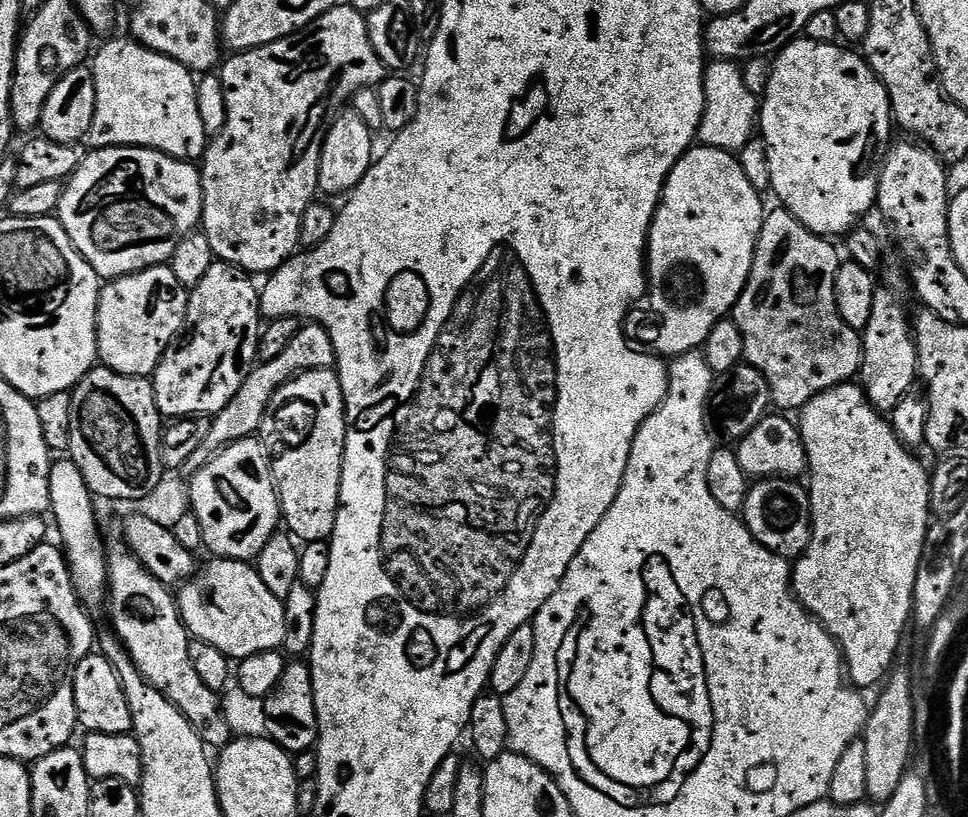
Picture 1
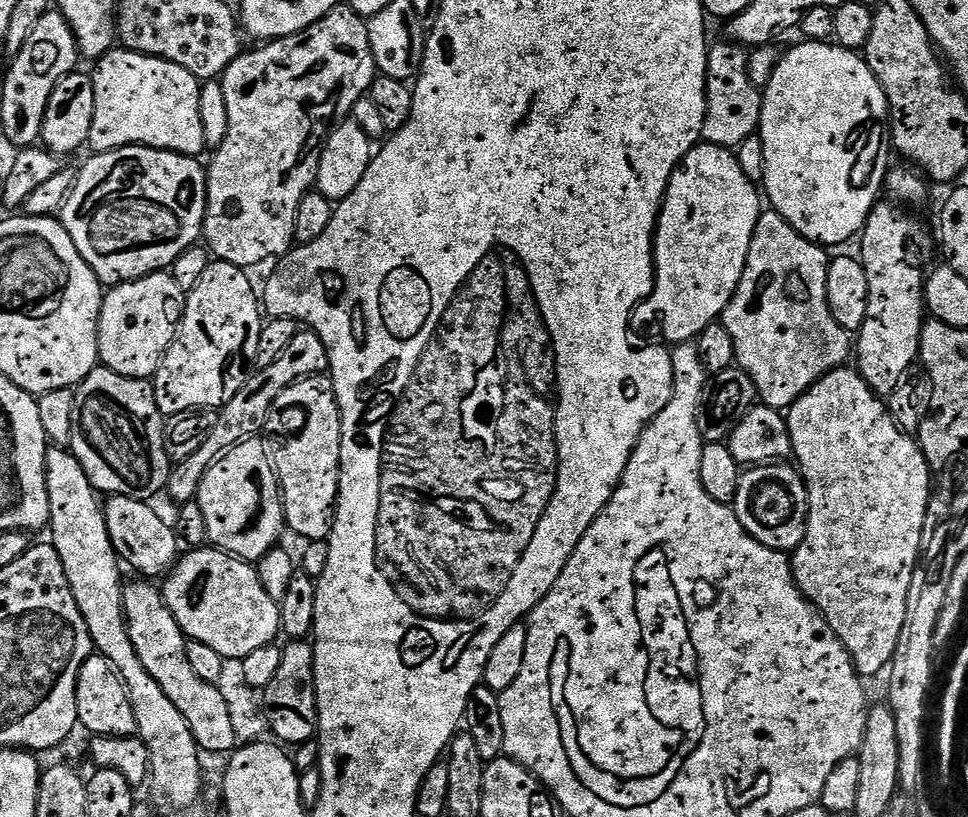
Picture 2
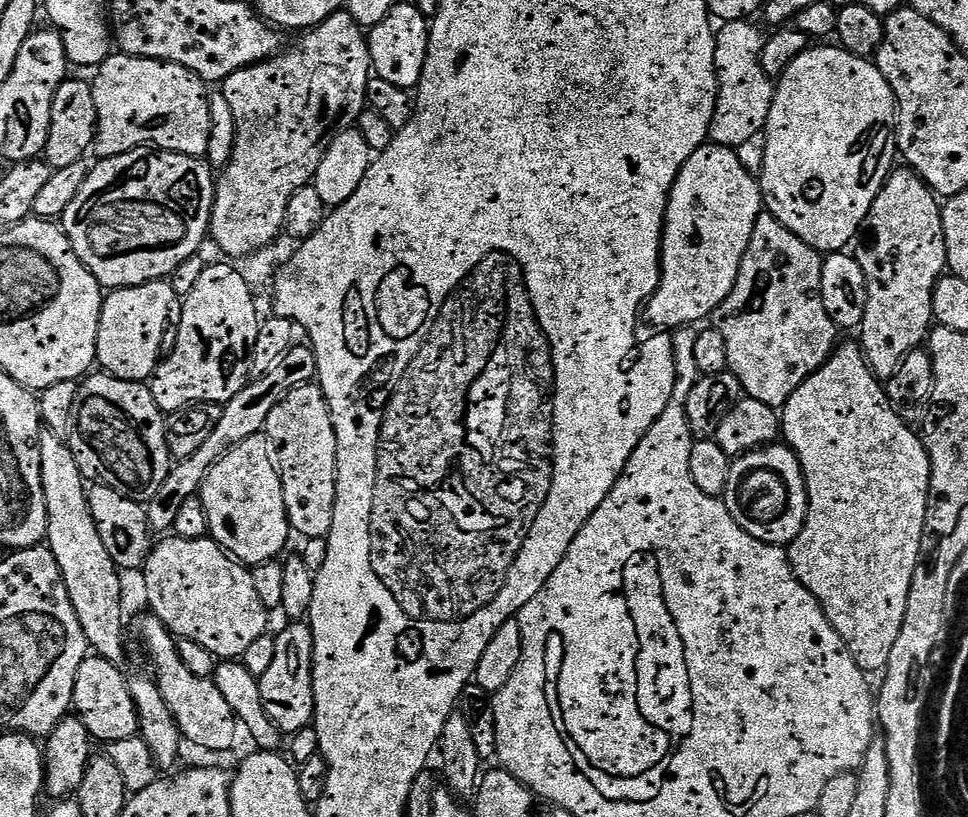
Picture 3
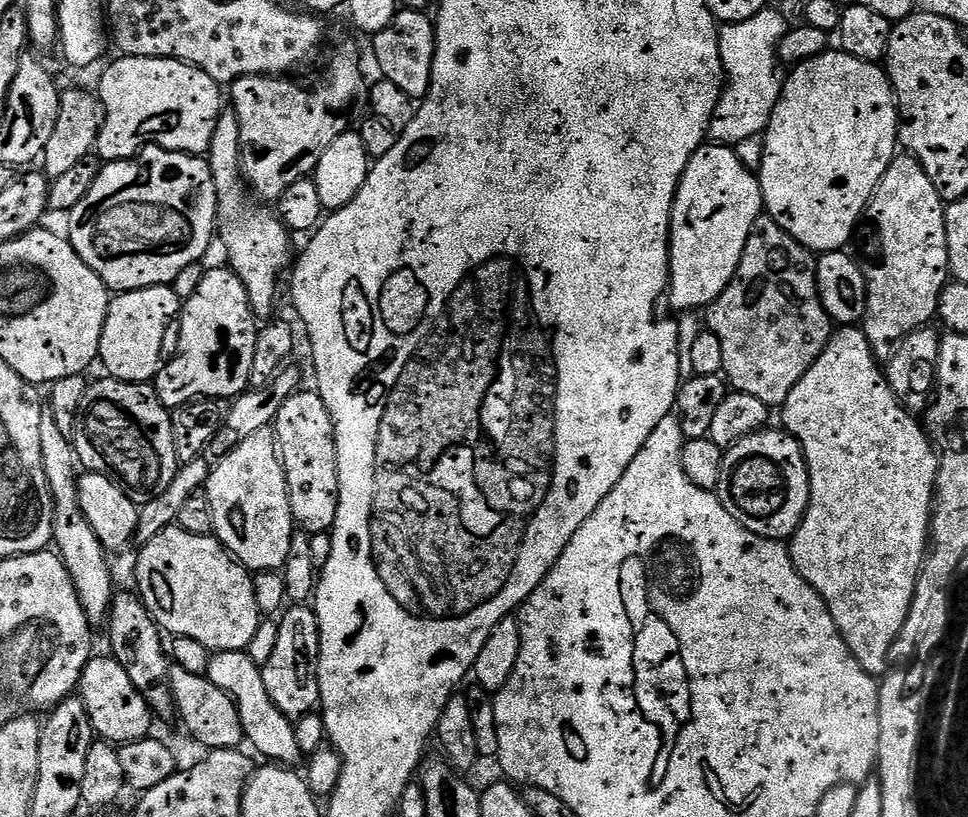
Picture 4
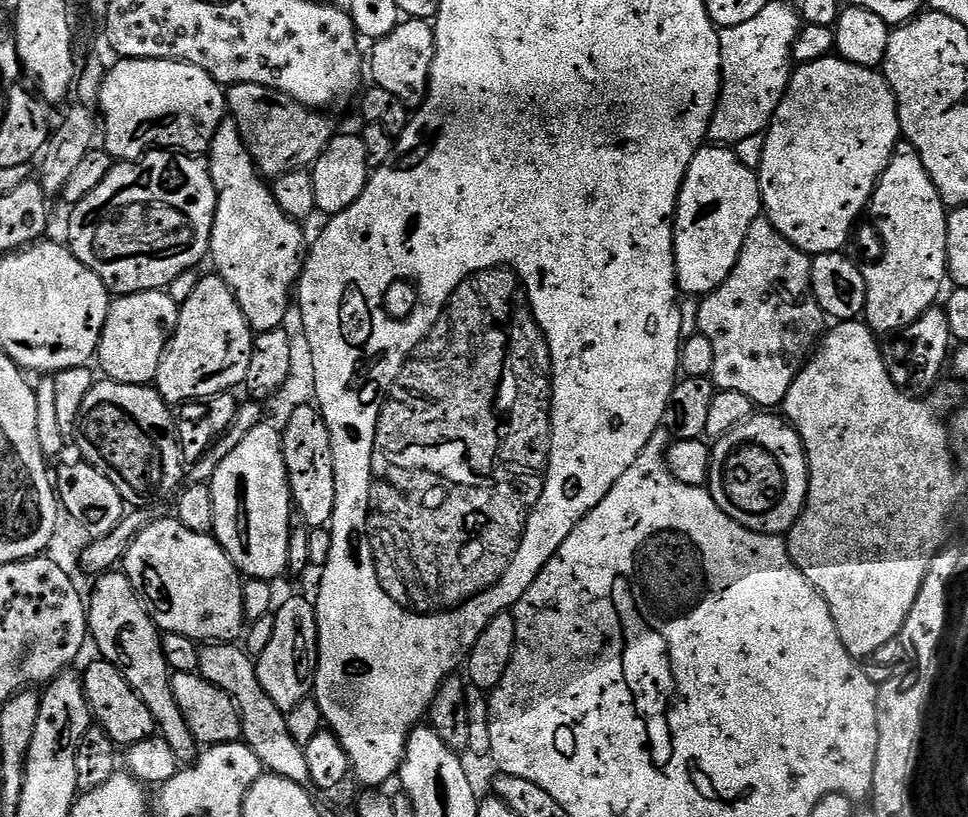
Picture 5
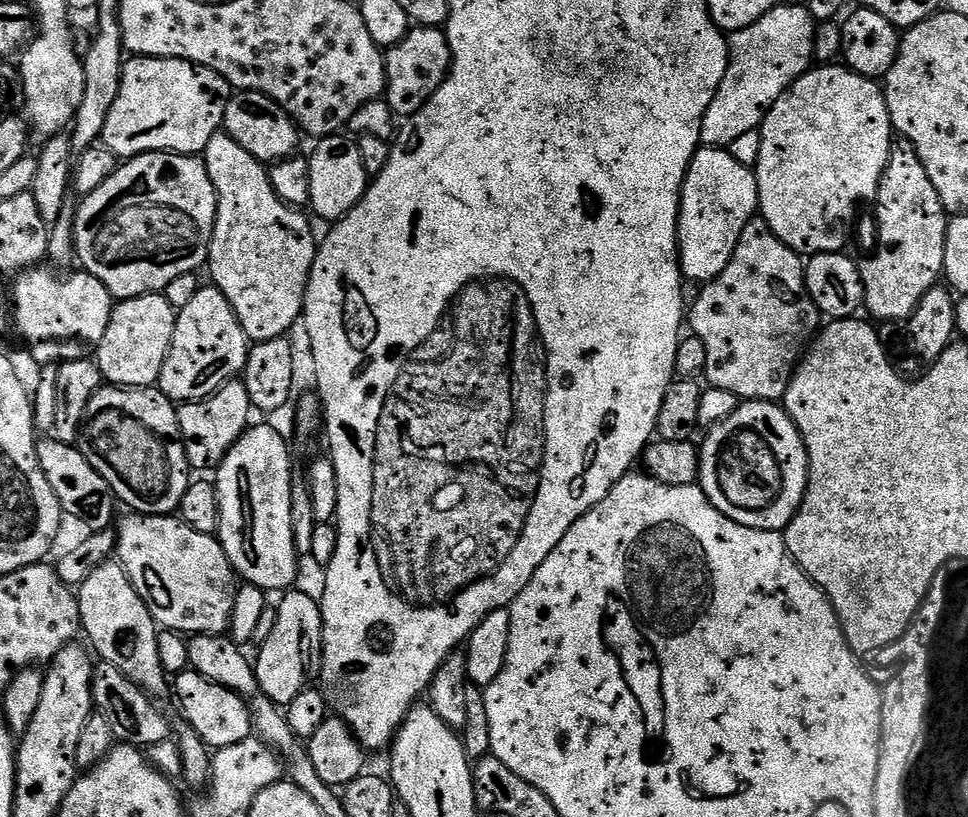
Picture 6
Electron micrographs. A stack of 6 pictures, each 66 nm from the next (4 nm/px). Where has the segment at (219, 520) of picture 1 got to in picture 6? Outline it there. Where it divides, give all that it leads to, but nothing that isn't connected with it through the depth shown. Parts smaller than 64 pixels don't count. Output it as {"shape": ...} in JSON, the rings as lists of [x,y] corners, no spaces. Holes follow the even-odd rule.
{"shape":[[[268,424],[249,427],[215,469],[214,483],[220,496],[218,539],[237,577],[268,594],[291,589],[298,553],[292,529],[292,460],[283,434]]]}

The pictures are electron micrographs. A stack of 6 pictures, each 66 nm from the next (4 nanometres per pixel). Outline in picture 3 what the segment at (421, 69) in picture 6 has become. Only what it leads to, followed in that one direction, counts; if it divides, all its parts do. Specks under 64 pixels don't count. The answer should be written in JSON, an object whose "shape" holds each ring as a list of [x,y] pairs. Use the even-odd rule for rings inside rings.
{"shape":[[[397,2],[391,14],[382,18],[368,33],[368,49],[372,52],[375,75],[409,90],[415,89],[424,79],[424,68],[428,65],[430,51],[430,20],[415,3]]]}

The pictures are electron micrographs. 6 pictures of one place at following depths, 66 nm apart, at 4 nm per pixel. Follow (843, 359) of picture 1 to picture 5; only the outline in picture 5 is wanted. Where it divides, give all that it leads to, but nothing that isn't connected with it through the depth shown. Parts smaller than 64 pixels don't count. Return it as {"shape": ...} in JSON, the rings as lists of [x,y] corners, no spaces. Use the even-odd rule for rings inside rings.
{"shape":[[[757,218],[746,234],[738,262],[726,282],[703,297],[699,304],[700,309],[694,313],[696,327],[699,335],[710,338],[714,345],[712,383],[721,392],[734,390],[734,394],[746,394],[757,409],[779,409],[794,378],[804,369],[826,332],[826,317],[812,289],[812,257],[791,244],[768,219]]]}

